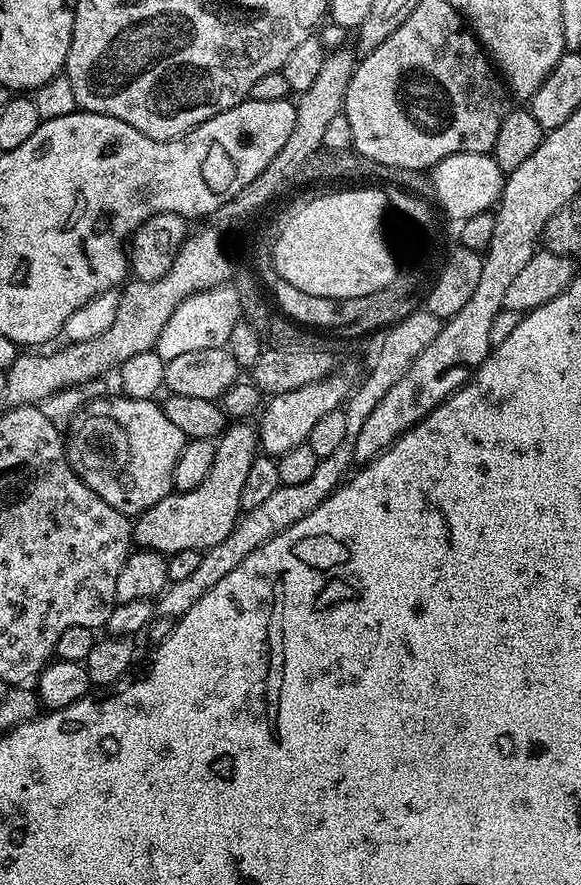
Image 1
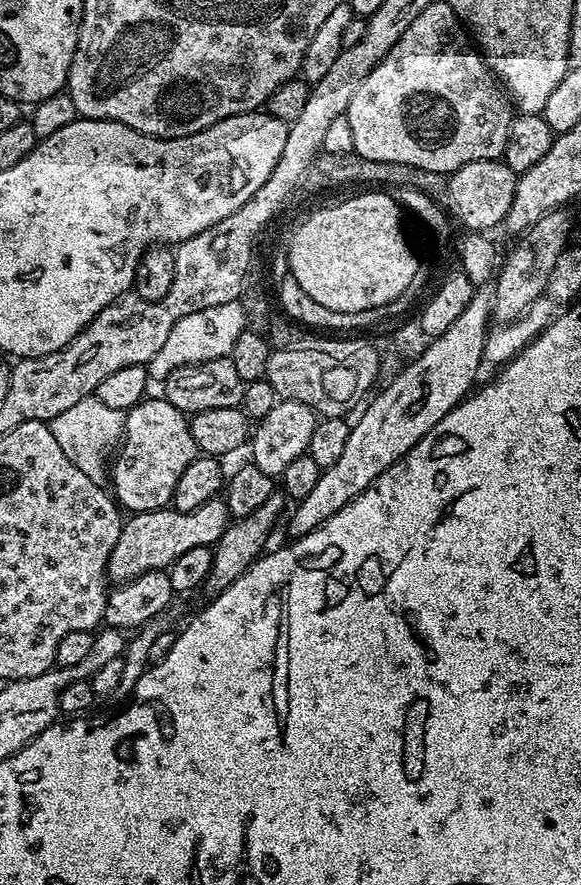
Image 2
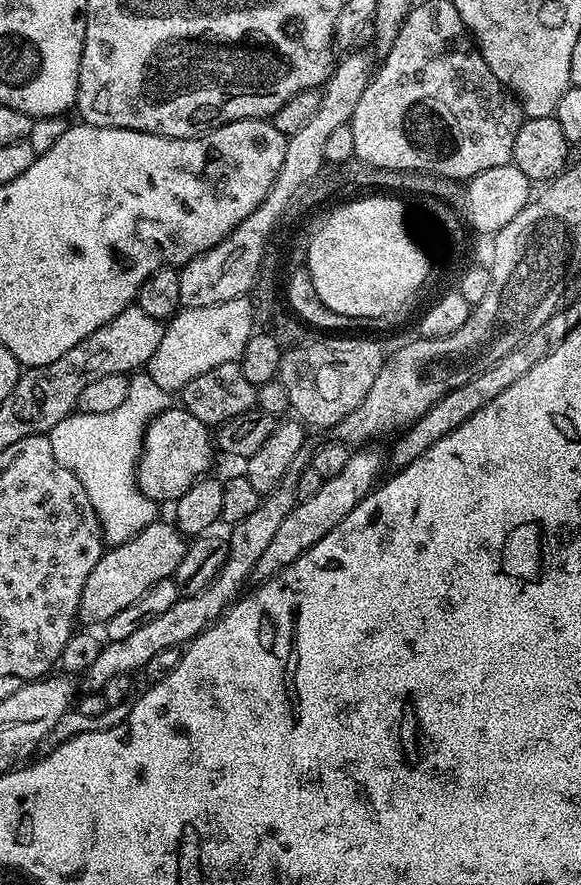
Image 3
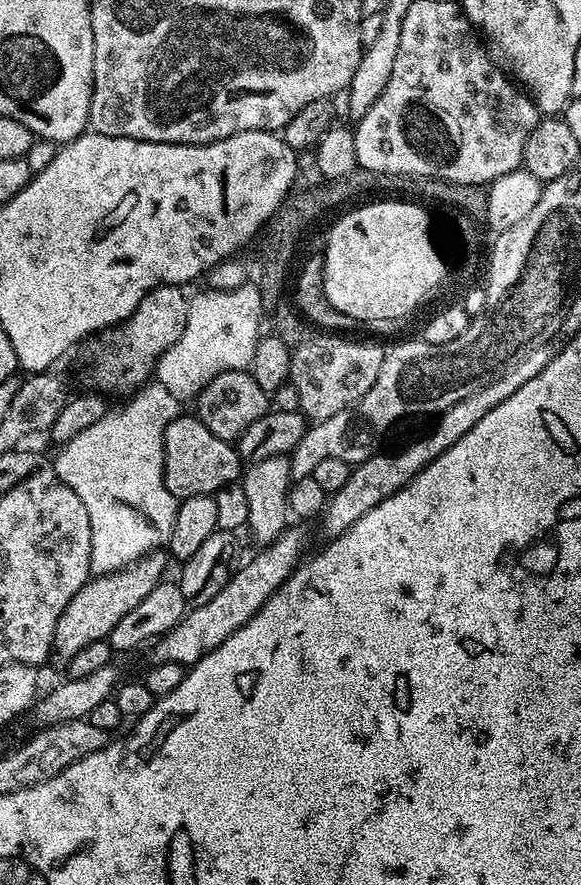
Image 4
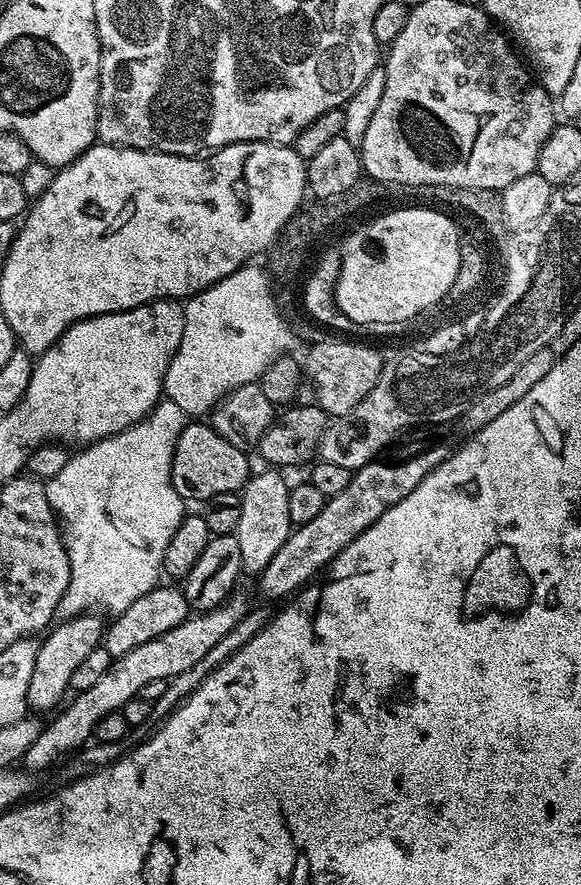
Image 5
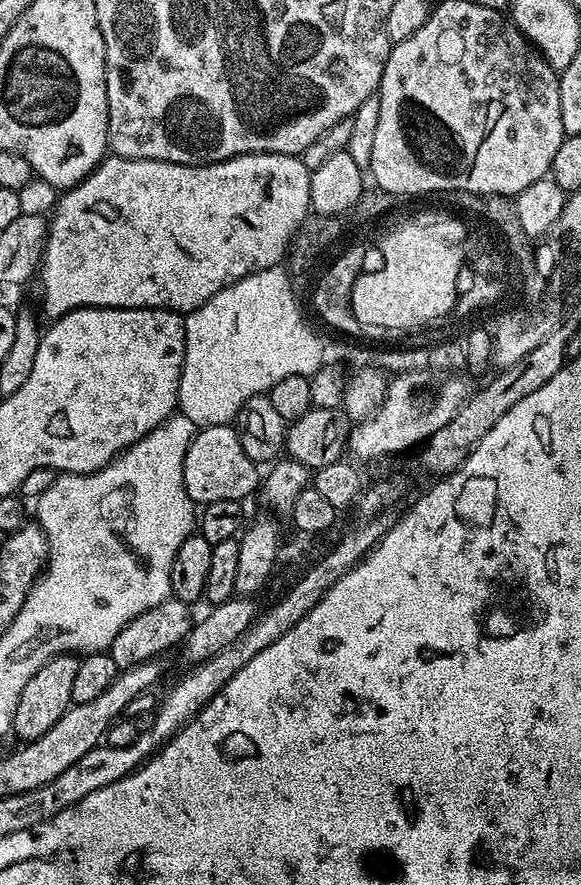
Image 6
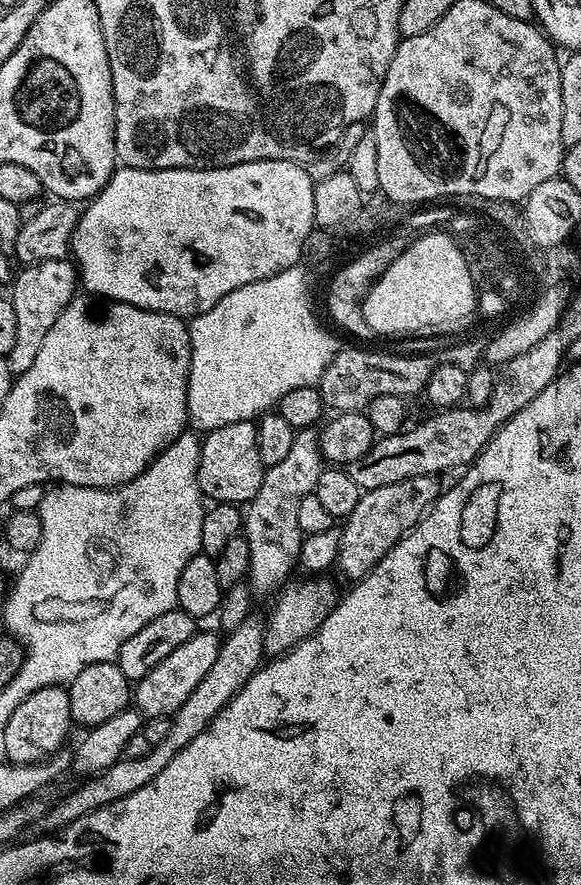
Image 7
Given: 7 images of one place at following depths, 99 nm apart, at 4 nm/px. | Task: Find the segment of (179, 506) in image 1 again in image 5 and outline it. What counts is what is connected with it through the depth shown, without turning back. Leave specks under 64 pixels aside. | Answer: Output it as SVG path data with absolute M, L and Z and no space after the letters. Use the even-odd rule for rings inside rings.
M85 614L61 619L61 624L57 623L43 637L45 640L39 641L34 658L34 674L30 674L30 686L26 690L26 704L33 713L41 714L51 708L56 710L65 703L64 695L69 695L70 677L74 675L74 670L90 655L90 650L101 647L106 624L99 618L96 614Z

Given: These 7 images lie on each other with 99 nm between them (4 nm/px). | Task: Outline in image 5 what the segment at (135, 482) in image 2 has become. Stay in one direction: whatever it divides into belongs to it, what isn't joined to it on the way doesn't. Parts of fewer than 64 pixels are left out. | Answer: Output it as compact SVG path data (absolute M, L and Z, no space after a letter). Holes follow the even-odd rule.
M189 422L178 438L172 459L172 485L186 502L200 500L206 502L214 494L240 492L250 479L248 472L249 453L230 446L222 434L212 429L208 422Z

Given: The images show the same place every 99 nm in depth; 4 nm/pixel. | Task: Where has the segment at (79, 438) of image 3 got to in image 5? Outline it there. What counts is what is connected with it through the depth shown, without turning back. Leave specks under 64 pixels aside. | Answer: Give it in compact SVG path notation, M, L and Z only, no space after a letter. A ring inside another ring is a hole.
M136 424L69 455L66 466L44 484L46 496L62 521L64 544L70 558L70 582L58 609L61 617L82 616L99 610L115 614L158 587L164 571L166 546L186 515L186 501L172 485L172 444L144 444Z

